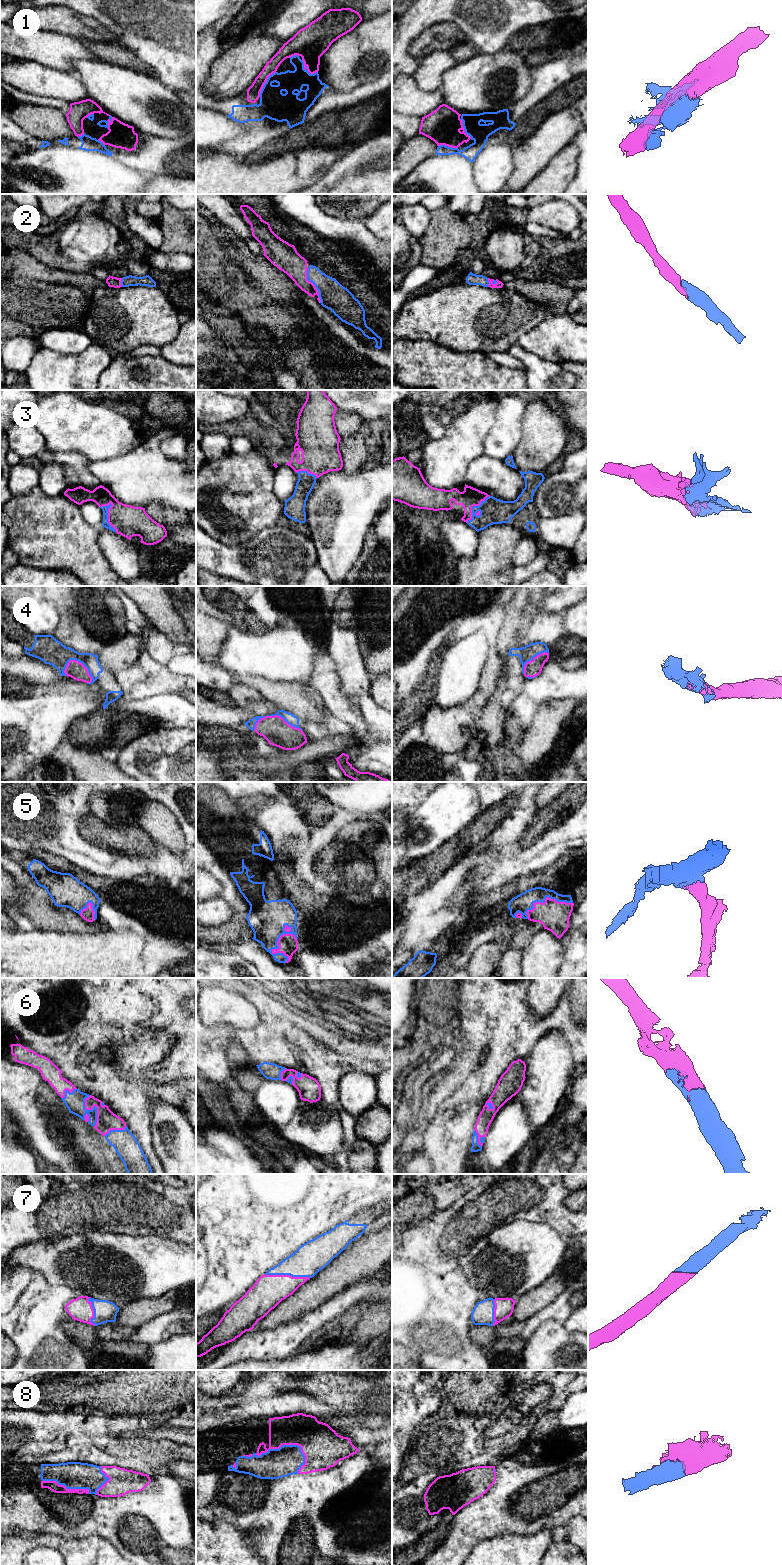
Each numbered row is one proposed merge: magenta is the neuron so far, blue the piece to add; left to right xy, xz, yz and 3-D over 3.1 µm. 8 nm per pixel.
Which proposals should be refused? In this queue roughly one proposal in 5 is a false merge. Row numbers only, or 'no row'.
no row

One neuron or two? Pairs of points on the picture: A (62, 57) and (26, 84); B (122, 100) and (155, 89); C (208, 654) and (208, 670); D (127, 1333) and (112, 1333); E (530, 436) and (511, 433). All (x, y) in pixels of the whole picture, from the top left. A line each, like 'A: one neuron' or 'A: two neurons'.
A: two neurons
B: one neuron
C: two neurons
D: one neuron
E: two neurons

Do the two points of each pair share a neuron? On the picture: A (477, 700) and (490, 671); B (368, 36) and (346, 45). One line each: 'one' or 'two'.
A: one
B: one

